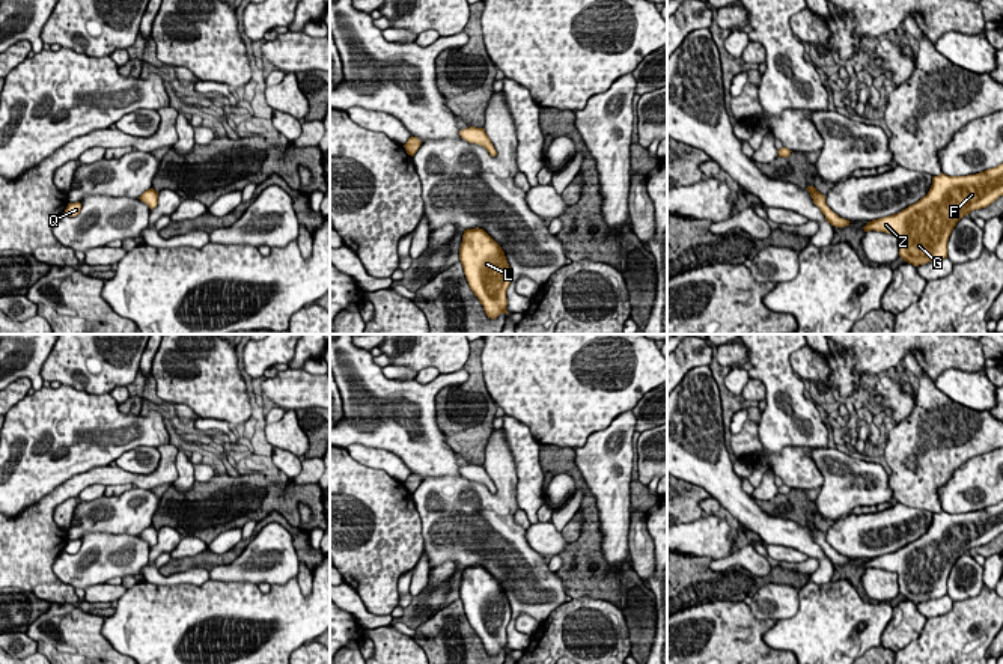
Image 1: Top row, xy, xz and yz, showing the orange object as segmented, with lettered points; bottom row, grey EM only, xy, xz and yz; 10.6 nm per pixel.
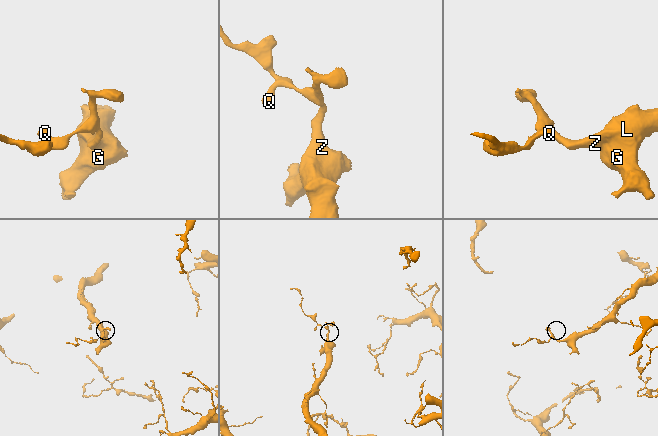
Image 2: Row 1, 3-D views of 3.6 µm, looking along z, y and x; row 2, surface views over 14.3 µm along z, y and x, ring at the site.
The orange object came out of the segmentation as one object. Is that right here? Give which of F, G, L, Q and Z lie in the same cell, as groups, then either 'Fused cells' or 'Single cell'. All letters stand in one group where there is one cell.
Groups: F G L Q Z. Single cell

